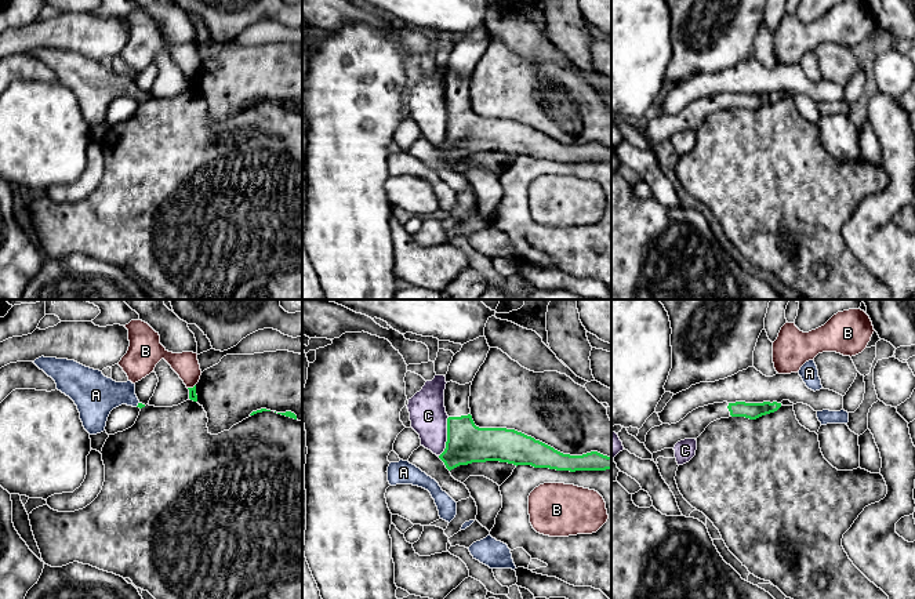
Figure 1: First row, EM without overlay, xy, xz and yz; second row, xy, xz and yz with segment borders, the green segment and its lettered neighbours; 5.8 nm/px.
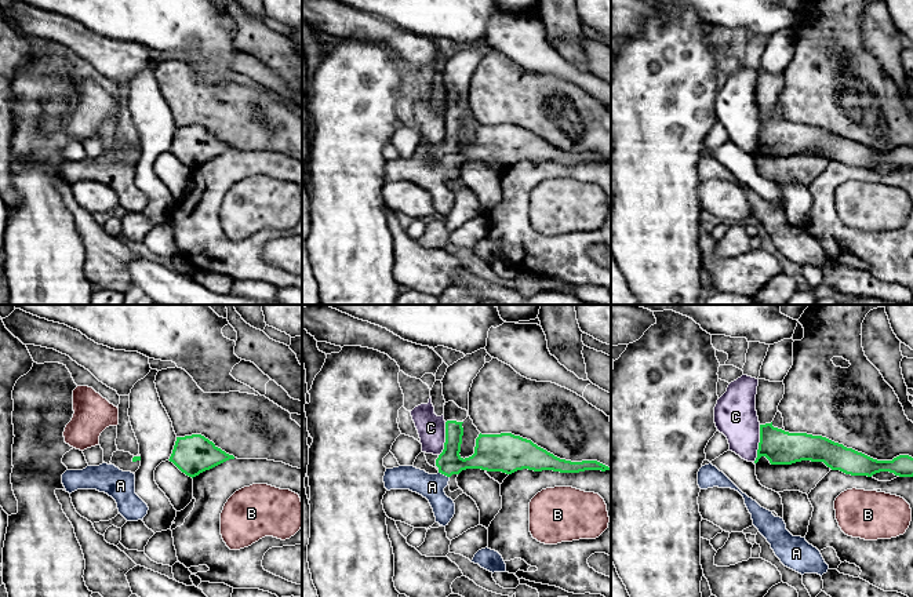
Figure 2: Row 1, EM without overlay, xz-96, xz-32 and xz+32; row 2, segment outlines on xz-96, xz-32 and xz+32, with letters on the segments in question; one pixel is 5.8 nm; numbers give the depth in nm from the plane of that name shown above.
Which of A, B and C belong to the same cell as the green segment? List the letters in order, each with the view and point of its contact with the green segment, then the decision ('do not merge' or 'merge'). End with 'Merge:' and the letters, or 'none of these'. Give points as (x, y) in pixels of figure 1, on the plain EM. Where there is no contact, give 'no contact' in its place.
A: contact xy (138, 95); merge
B: contact xy (191, 79); do not merge
C: contact xz (447, 127); do not merge
Merge: A

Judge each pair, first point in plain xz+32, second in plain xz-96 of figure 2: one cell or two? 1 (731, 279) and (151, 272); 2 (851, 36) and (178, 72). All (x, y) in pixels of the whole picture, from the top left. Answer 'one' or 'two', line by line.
1: two
2: one

